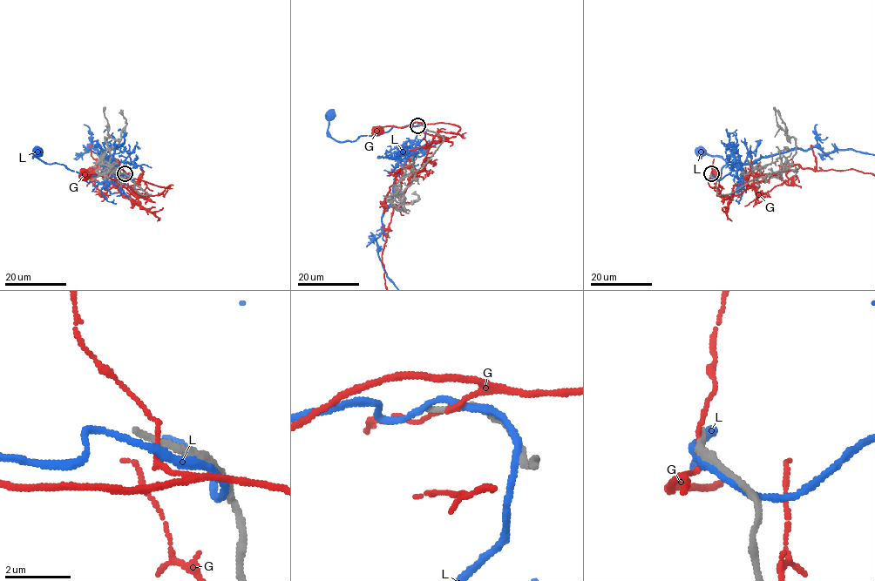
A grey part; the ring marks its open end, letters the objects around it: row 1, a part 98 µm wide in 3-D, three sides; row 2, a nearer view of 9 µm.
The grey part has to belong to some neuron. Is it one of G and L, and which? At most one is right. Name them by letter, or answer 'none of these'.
none of these

